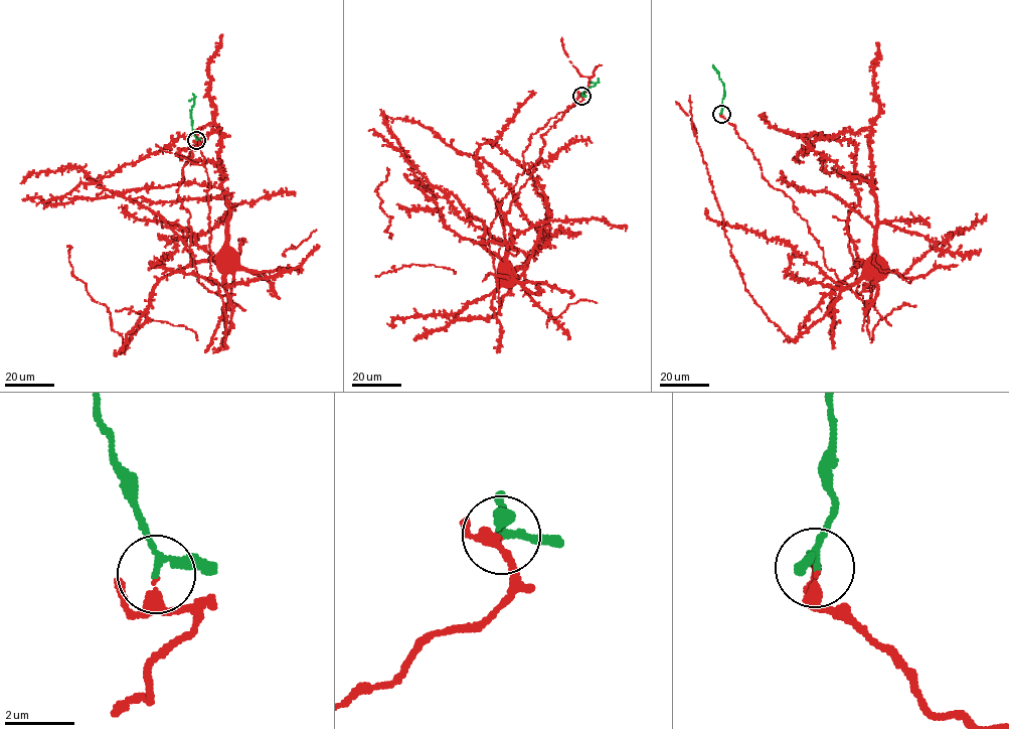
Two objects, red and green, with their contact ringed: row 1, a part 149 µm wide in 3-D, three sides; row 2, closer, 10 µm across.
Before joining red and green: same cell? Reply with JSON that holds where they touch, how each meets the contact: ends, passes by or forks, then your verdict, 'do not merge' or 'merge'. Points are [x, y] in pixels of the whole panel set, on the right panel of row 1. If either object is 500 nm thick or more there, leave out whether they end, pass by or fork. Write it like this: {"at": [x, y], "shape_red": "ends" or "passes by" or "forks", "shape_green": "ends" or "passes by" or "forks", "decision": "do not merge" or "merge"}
{"at": [721, 114], "shape_red": "passes by", "shape_green": "passes by", "decision": "merge"}

